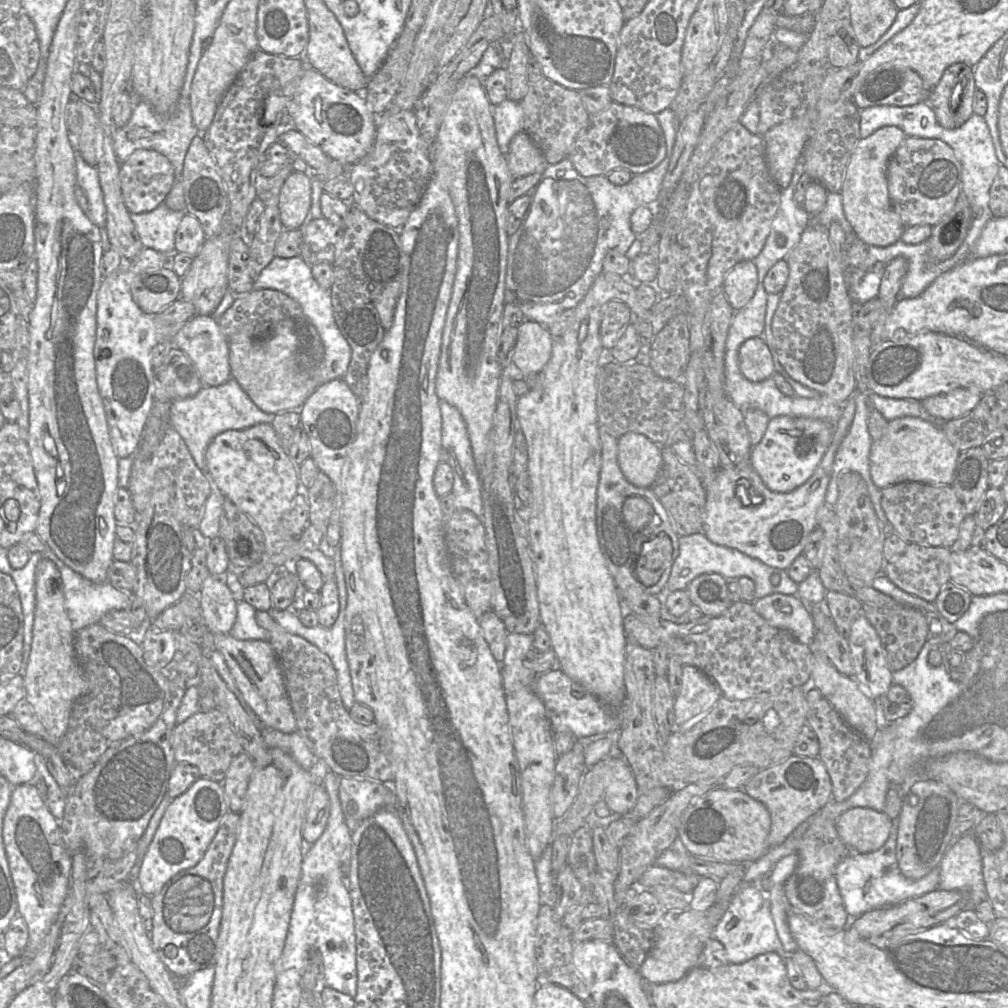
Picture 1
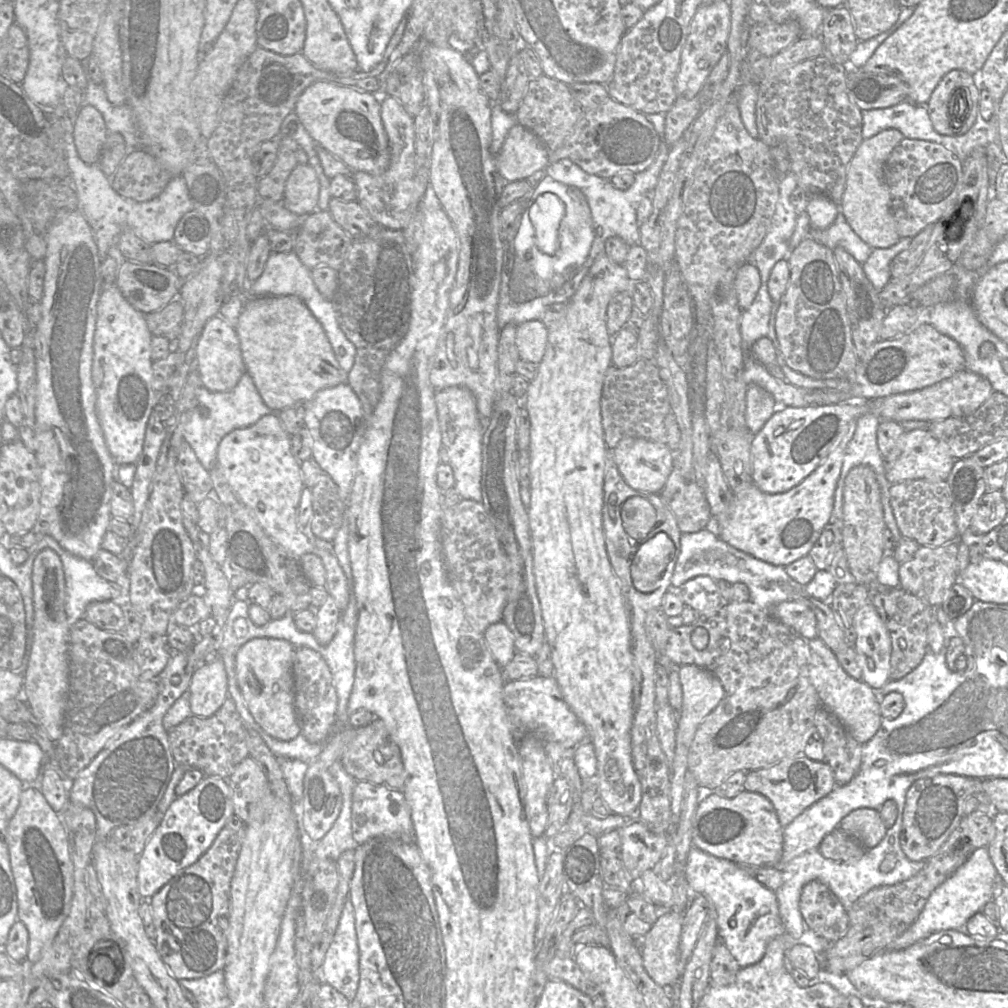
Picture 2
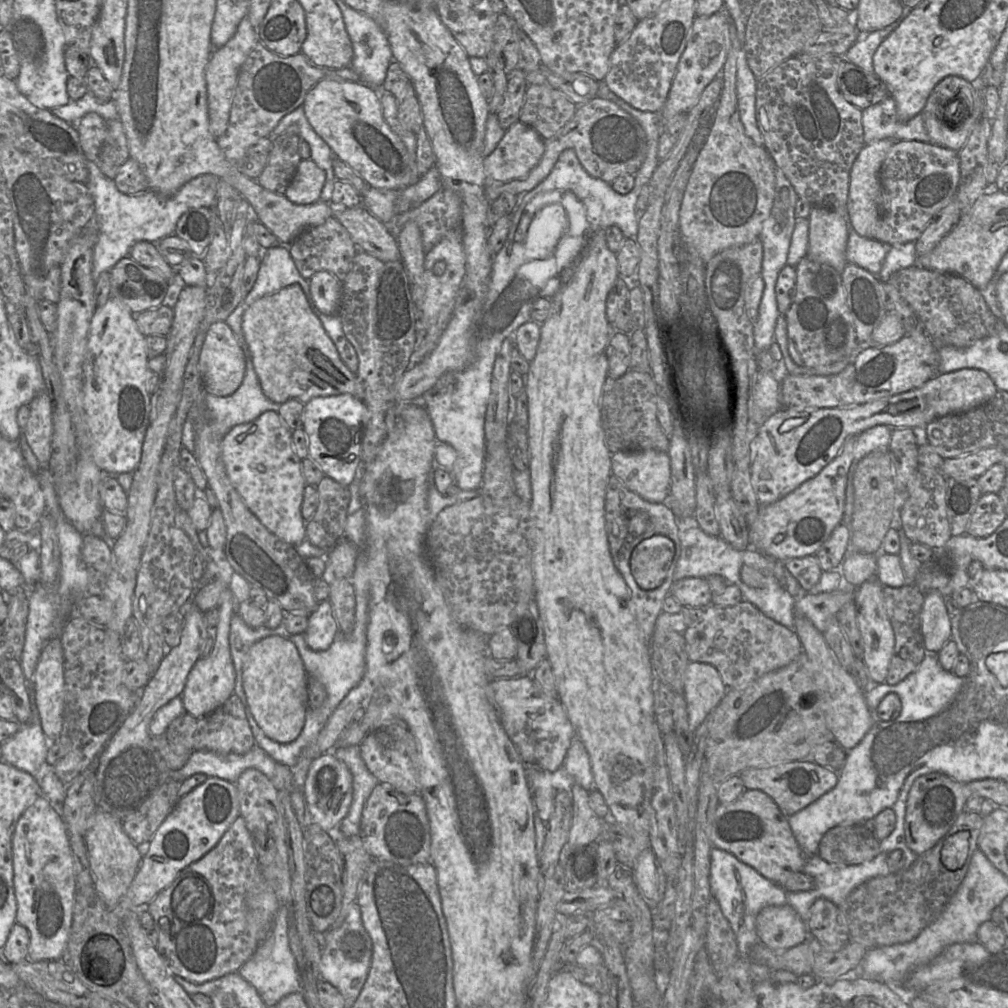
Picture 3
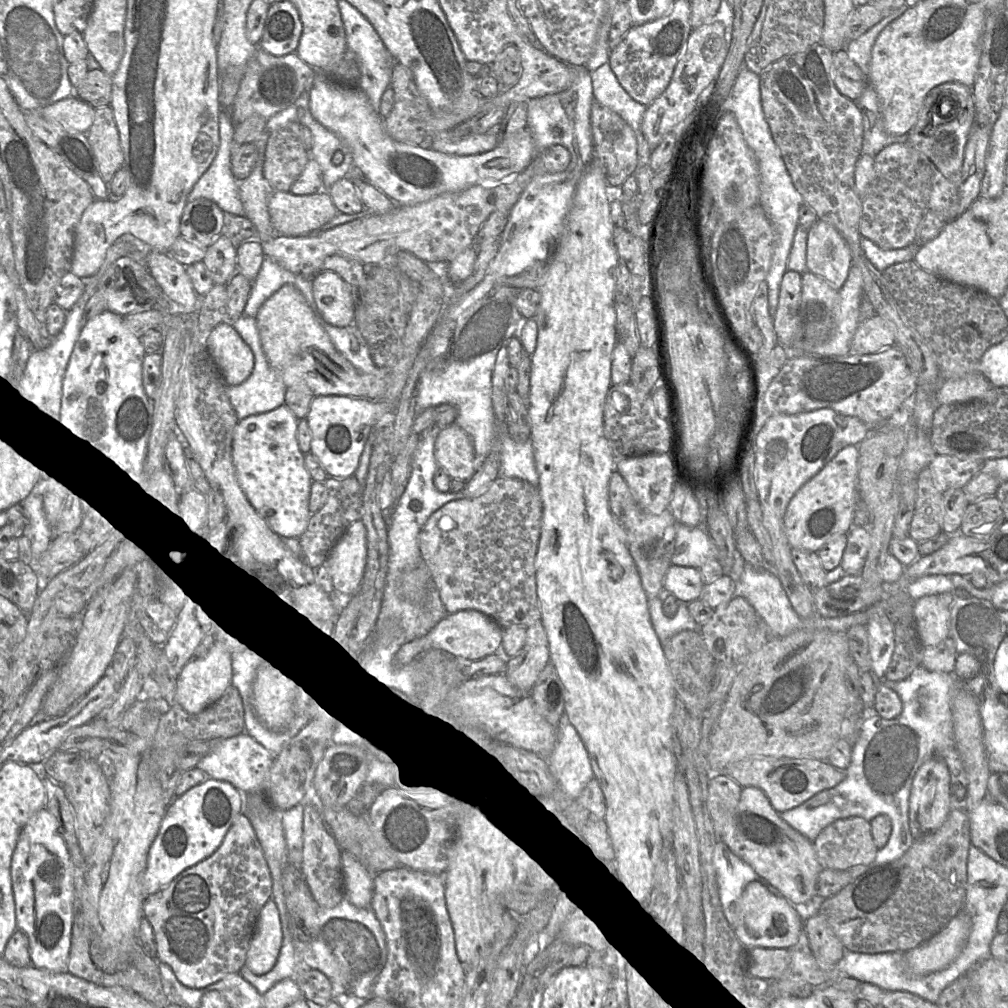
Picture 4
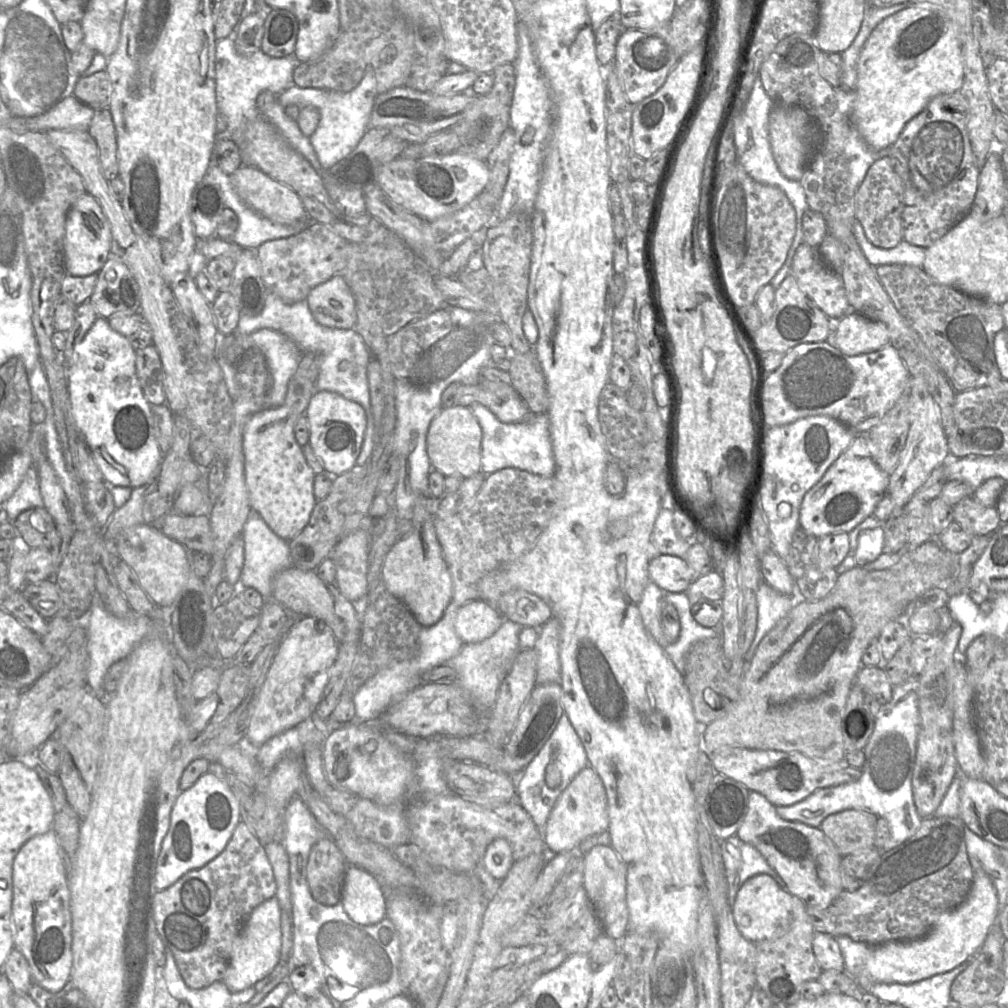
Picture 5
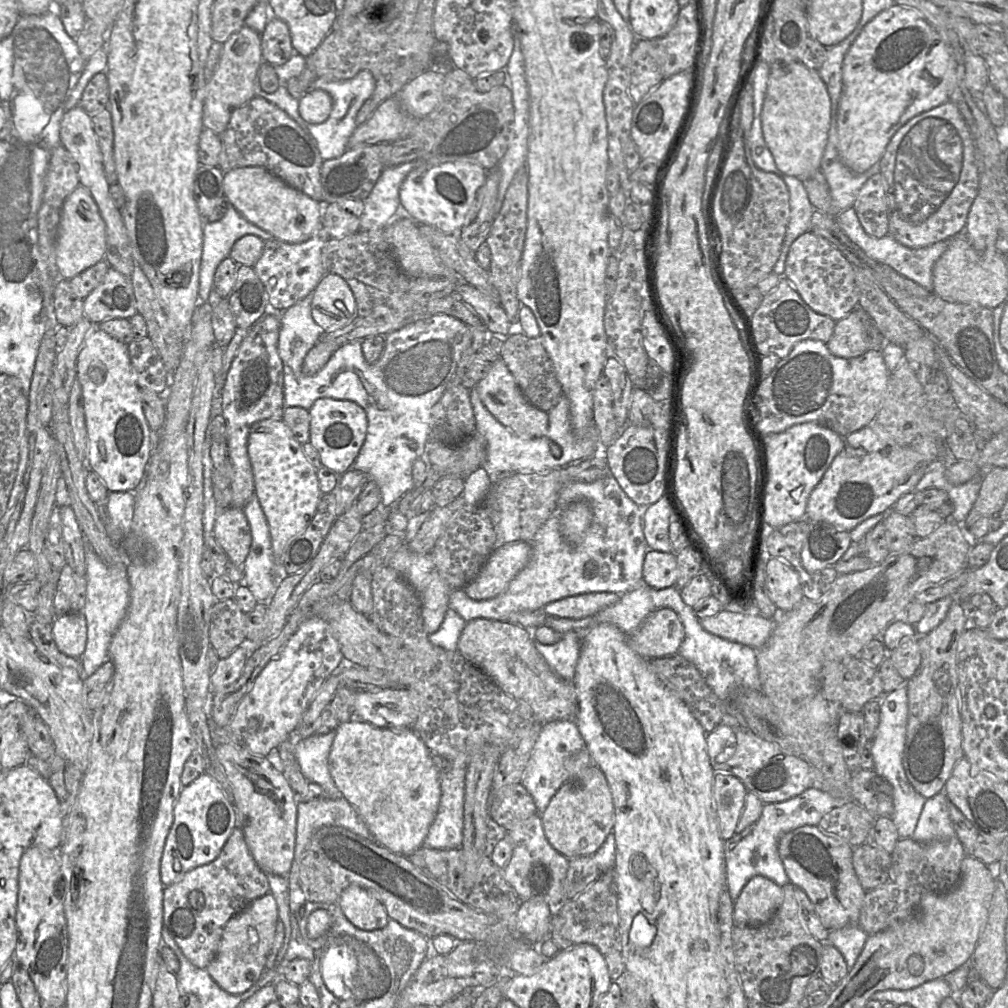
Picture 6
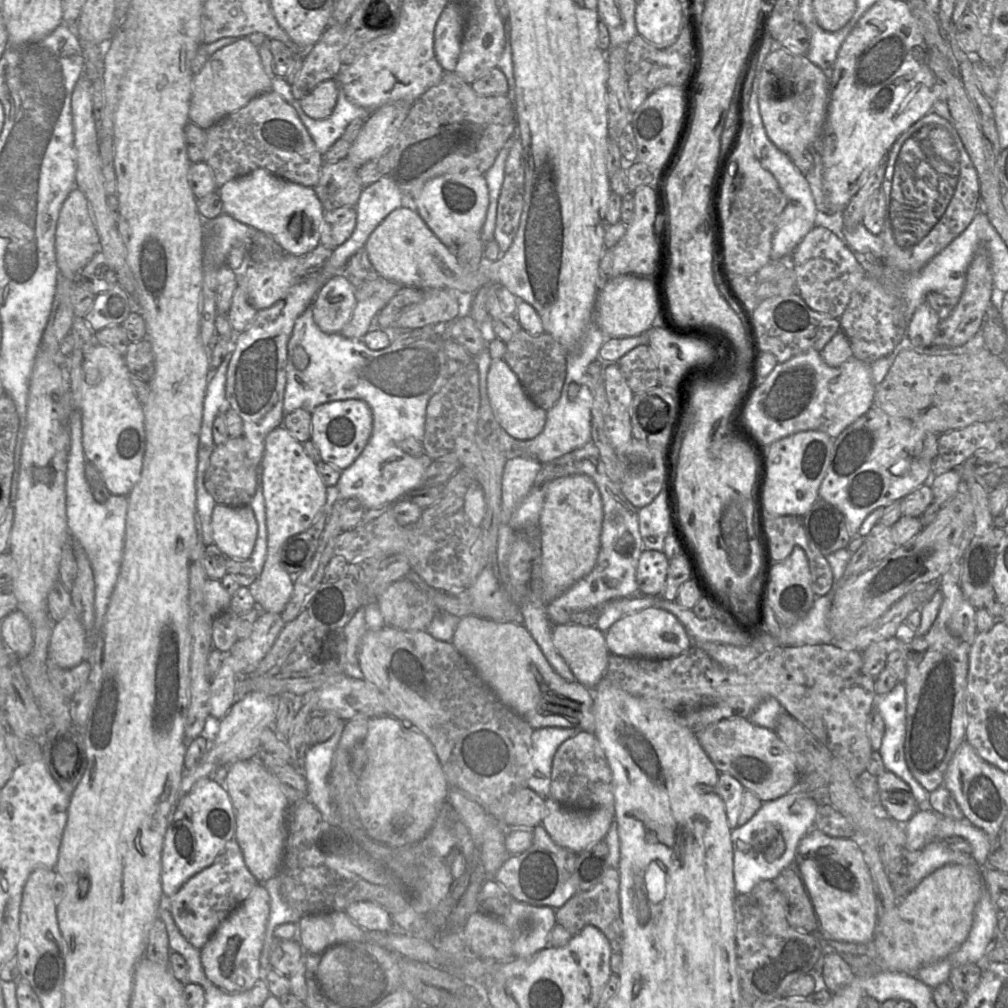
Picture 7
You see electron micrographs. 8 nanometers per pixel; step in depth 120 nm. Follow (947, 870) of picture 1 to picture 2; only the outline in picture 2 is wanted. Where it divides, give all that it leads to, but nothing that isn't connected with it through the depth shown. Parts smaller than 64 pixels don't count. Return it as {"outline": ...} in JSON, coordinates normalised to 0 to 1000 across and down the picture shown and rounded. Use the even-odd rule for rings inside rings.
{"outline":[[[969,841],[944,869],[924,886],[909,914],[879,941],[898,941],[925,926],[956,921],[966,907],[973,905],[980,895],[985,894],[986,881],[990,874],[991,869],[981,849],[980,841]]]}

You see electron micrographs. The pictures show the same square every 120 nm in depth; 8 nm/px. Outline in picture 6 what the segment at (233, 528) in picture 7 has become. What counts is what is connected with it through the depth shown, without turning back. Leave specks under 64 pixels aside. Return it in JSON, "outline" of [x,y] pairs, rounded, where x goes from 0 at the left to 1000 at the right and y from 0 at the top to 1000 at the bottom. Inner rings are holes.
{"outline":[[[226,503],[217,506],[211,531],[227,555],[241,562],[249,542],[249,528],[241,504]]]}

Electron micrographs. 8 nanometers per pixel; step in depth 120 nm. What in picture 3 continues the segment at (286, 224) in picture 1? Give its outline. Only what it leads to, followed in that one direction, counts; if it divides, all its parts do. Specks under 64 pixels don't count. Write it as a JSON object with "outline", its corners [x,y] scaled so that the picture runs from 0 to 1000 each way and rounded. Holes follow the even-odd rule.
{"outline":[[[308,157],[300,158],[282,193],[295,203],[311,202],[316,198],[321,182],[322,171]]]}

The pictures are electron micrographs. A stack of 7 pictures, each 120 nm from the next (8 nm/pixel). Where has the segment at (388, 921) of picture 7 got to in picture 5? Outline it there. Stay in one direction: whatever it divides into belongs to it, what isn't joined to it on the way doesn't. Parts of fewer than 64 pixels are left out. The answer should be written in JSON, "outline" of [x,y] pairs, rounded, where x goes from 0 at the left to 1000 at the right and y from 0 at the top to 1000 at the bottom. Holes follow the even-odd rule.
{"outline":[[[346,858],[343,863],[338,897],[356,917],[373,917],[383,910],[381,883],[370,868],[356,859]]]}

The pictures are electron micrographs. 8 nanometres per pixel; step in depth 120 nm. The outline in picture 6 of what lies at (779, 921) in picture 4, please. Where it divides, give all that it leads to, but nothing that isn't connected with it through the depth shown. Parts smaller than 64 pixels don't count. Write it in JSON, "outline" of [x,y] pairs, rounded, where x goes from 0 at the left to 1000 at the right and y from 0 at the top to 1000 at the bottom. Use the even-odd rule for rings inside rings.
{"outline":[[[751,868],[738,879],[728,895],[728,918],[747,920],[761,916],[778,893],[778,883],[767,873]]]}

